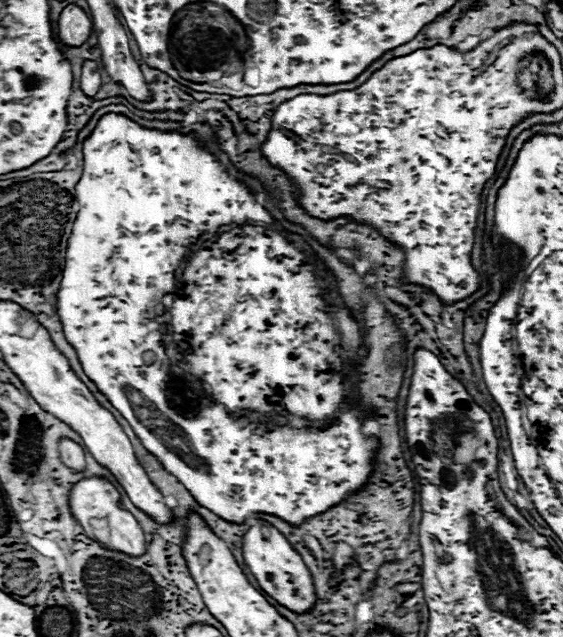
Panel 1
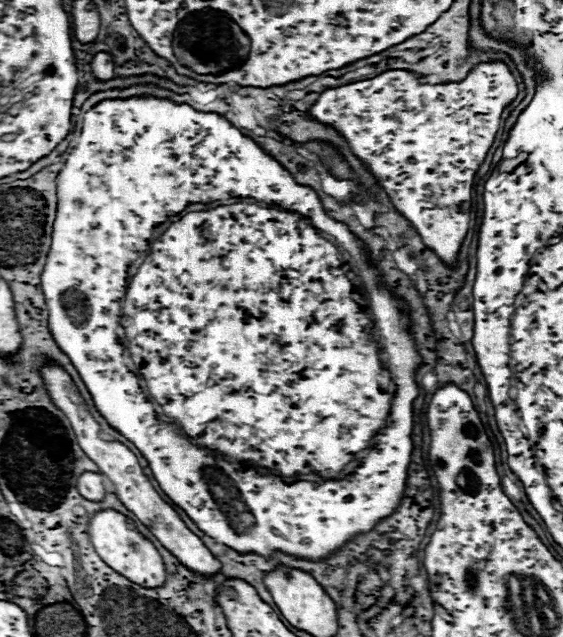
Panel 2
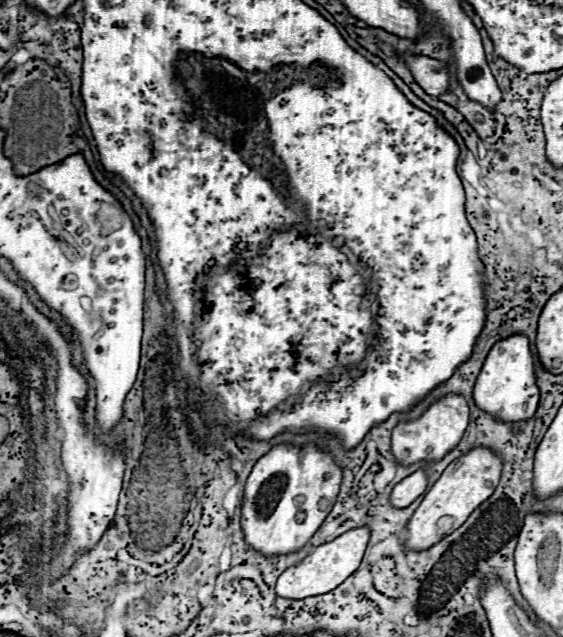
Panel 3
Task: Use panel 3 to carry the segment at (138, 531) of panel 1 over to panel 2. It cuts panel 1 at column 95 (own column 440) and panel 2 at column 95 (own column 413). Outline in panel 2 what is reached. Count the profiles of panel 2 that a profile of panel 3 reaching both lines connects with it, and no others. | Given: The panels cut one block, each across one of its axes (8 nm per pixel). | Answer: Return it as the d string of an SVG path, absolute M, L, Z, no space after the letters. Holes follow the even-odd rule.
M116 510L98 512L90 522L90 538L98 556L108 566L112 566L112 570L116 570L118 574L124 574L124 578L128 578L130 582L136 582L138 586L148 586L148 588L164 586L166 568L164 568L162 556L158 554L154 544L136 530L134 522L122 516L120 512Z

